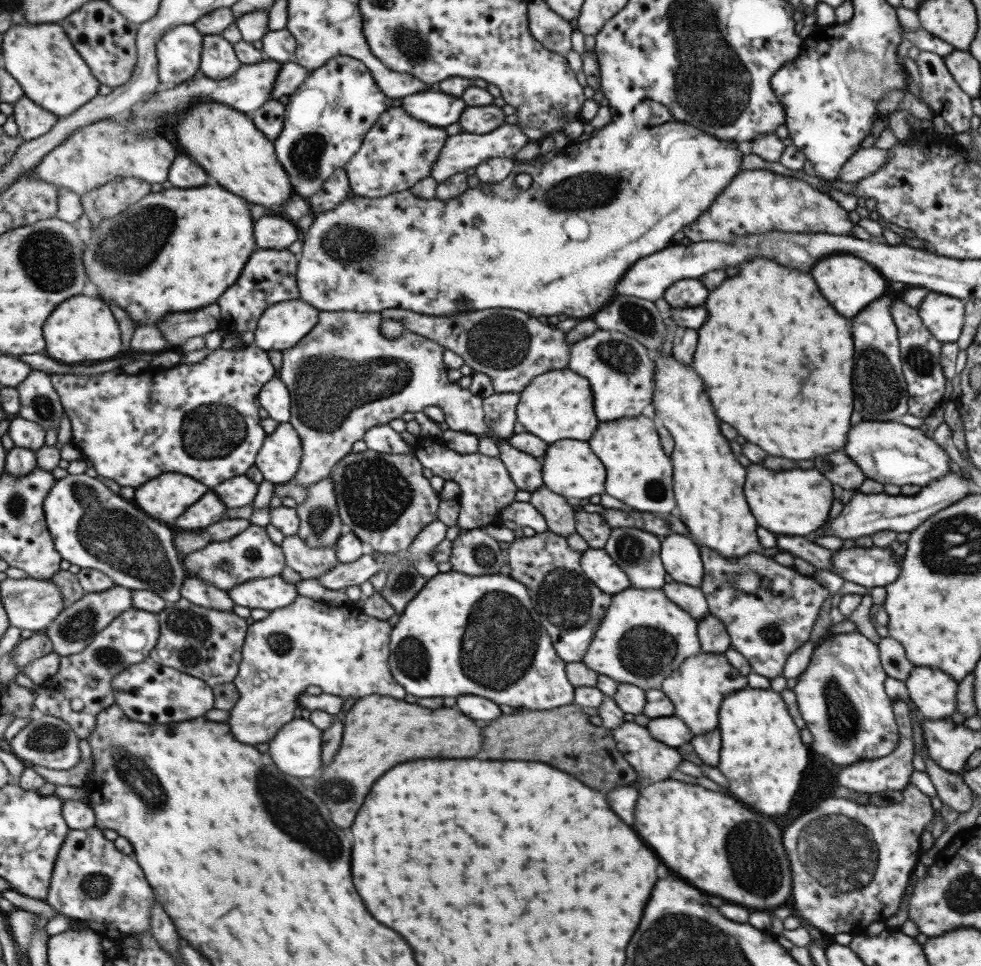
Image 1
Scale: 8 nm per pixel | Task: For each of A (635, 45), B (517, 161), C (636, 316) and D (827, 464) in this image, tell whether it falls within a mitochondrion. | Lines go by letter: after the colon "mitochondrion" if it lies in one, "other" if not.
A: other
B: other
C: mitochondrion
D: other

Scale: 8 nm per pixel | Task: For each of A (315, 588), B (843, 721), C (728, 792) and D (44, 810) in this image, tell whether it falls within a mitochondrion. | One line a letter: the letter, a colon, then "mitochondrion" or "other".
A: other
B: mitochondrion
C: other
D: other

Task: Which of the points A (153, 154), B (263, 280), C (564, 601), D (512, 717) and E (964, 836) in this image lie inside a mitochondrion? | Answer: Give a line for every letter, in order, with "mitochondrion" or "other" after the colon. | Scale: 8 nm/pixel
A: other
B: other
C: mitochondrion
D: other
E: other

